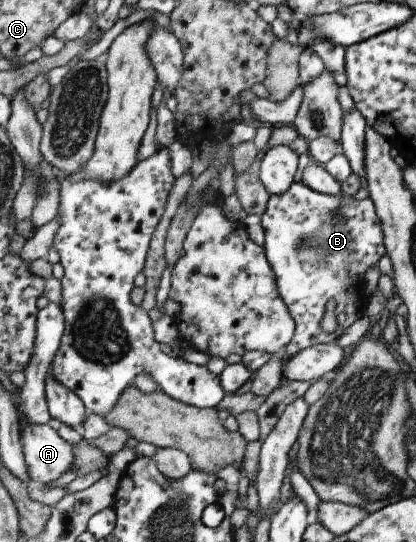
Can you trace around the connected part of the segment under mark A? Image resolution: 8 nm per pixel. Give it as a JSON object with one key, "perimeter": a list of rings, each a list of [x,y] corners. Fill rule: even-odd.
{"perimeter":[[[53,426],[22,427],[21,436],[29,475],[35,484],[56,482],[75,466],[75,448]]]}

